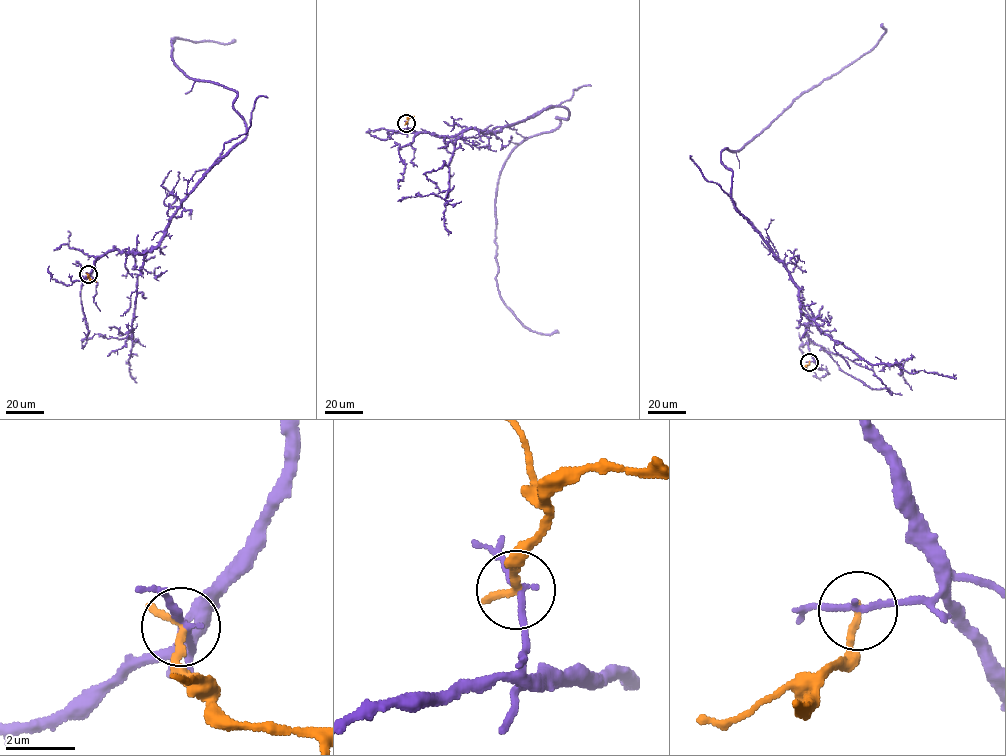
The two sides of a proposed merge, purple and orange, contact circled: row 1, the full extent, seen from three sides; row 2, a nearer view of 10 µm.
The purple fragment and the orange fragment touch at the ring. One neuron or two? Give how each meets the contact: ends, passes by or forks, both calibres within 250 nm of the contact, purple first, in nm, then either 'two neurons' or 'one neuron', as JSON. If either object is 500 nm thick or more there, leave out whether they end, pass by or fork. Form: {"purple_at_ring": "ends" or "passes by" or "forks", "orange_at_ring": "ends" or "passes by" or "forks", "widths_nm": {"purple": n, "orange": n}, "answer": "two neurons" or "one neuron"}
{"purple_at_ring": "passes by", "orange_at_ring": "ends", "widths_nm": {"purple": 200, "orange": 260}, "answer": "two neurons"}

